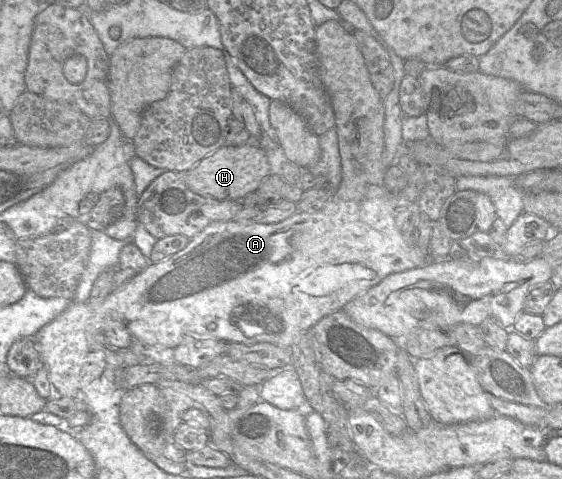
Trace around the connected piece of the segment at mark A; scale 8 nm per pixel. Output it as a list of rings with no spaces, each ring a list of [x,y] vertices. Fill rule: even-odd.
[[[328,20],[315,30],[316,50],[318,56],[319,73],[324,88],[330,98],[335,115],[335,129],[338,134],[339,152],[342,166],[342,179],[339,186],[332,193],[326,205],[317,212],[296,212],[293,216],[274,224],[264,223],[238,223],[235,221],[215,221],[206,226],[199,234],[190,239],[187,246],[181,251],[171,255],[167,259],[149,263],[131,281],[122,287],[113,290],[99,307],[90,307],[86,303],[73,302],[64,312],[53,321],[41,328],[33,337],[36,347],[40,353],[43,365],[47,368],[49,379],[54,389],[54,395],[61,397],[80,396],[80,371],[90,349],[88,346],[88,335],[103,333],[105,324],[110,320],[120,321],[126,325],[132,338],[138,340],[148,348],[171,348],[175,349],[183,341],[194,338],[217,339],[227,343],[237,342],[244,344],[255,344],[259,342],[270,342],[280,347],[290,348],[301,336],[302,333],[311,329],[319,320],[334,311],[342,310],[352,299],[381,282],[387,276],[423,266],[429,262],[429,252],[417,247],[410,238],[406,238],[398,229],[395,222],[395,209],[386,197],[384,187],[384,174],[388,167],[383,164],[384,149],[384,105],[375,90],[365,59],[361,53],[358,42],[353,32],[347,31],[337,20]],[[265,332],[269,337],[253,337]]]

